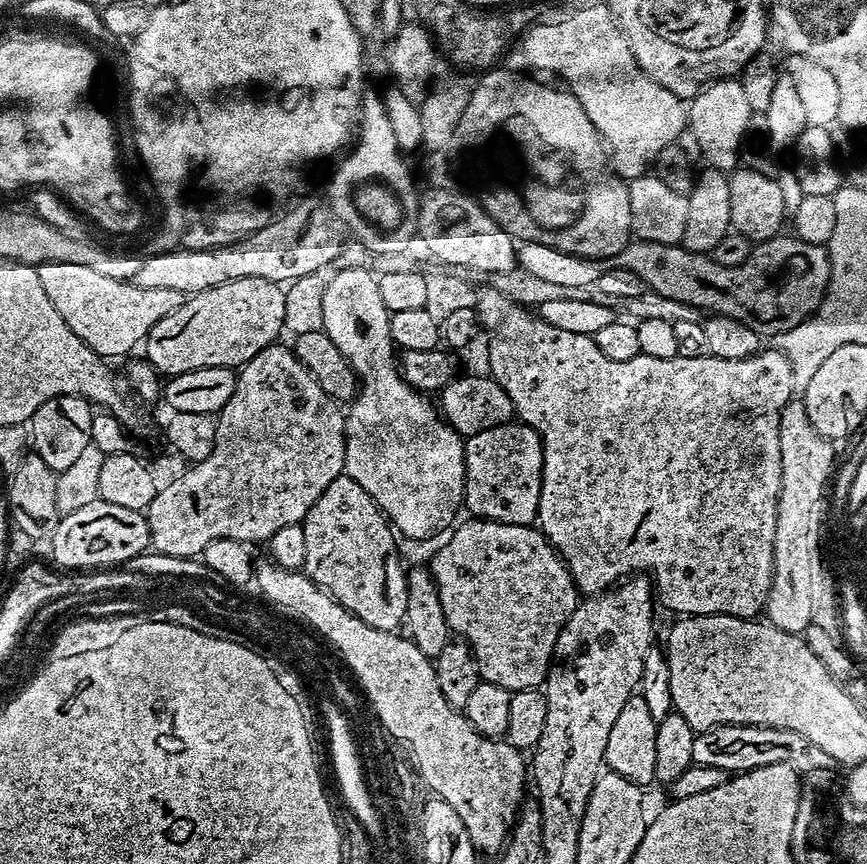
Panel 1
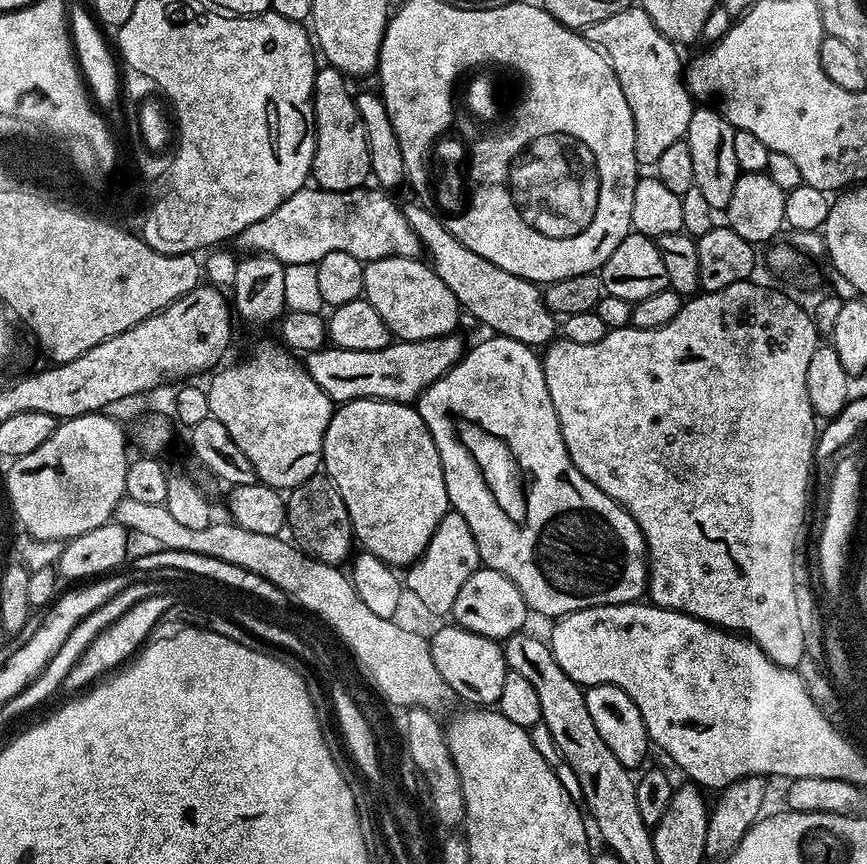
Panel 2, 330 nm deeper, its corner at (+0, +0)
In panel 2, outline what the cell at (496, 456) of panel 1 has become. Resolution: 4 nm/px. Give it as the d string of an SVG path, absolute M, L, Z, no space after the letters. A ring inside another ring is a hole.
M450 510L442 522L438 522L438 530L434 530L434 538L430 538L424 553L406 568L406 588L417 595L427 609L443 617L451 613L454 598L458 598L462 586L466 586L466 578L470 578L470 574L474 574L479 567L478 542L474 542L474 534L470 534L470 525L466 518L462 518L462 514Z

